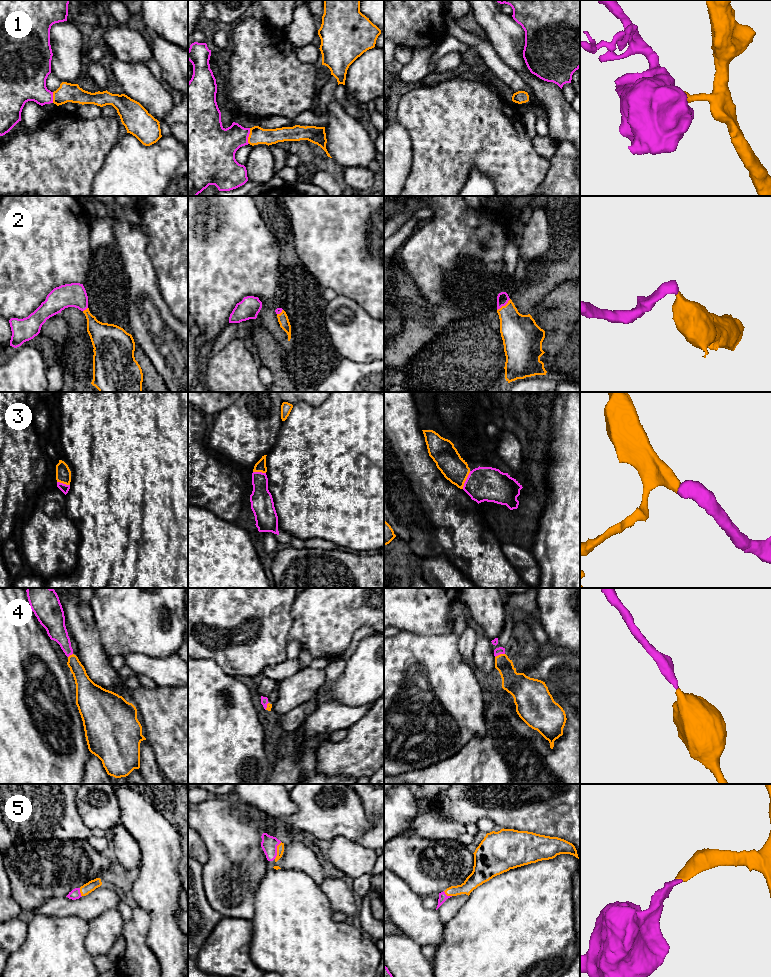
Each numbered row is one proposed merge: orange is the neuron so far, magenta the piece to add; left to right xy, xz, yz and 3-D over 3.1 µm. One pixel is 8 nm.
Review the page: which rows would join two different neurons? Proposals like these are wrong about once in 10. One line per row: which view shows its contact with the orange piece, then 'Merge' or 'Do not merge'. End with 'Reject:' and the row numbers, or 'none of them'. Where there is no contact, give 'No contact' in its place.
1: Touches orange in xz. Merge
2: Touches orange in yz. Merge
3: Touches orange in yz. Merge
4: Touches orange in yz. Merge
5: Touches orange in xz. Merge
Reject: none of them

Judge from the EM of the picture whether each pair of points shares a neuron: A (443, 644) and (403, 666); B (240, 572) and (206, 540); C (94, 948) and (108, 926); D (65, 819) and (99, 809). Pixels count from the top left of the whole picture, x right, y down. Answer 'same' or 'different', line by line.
A: same
B: same
C: same
D: different

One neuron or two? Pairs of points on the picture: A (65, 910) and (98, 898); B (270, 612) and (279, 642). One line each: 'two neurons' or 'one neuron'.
A: one neuron
B: one neuron

